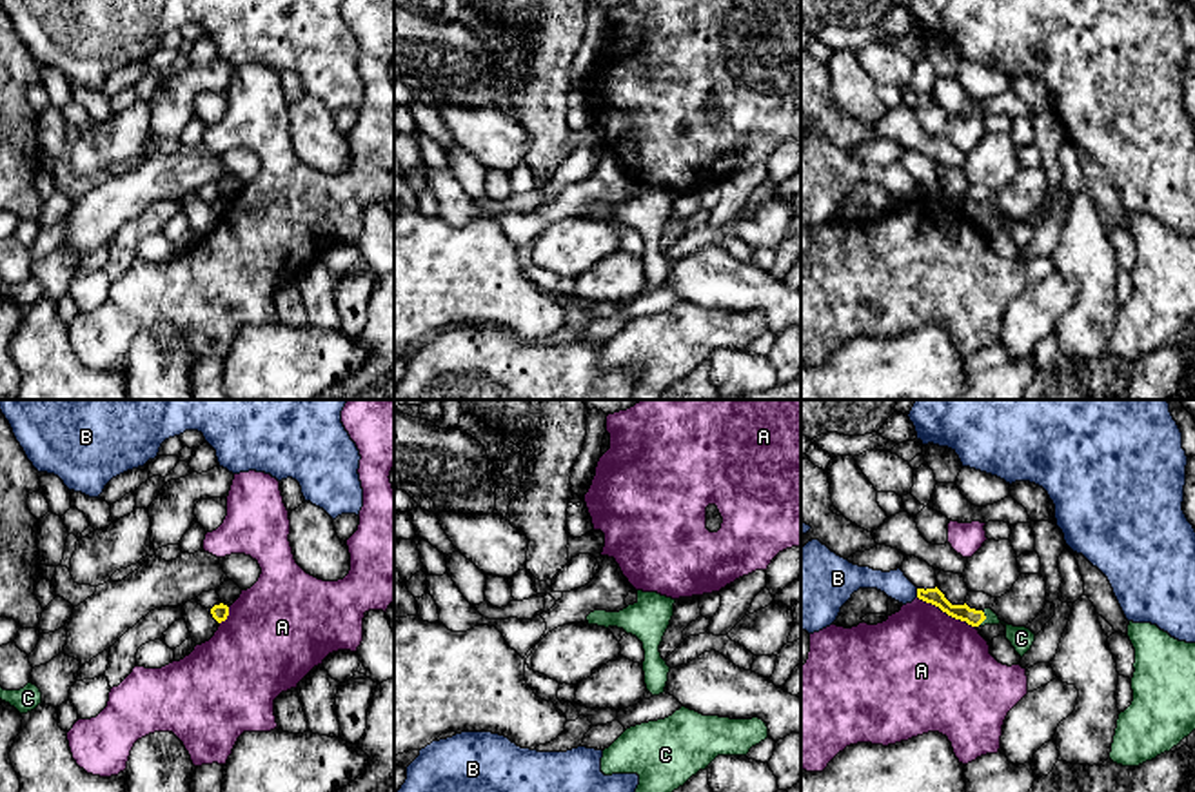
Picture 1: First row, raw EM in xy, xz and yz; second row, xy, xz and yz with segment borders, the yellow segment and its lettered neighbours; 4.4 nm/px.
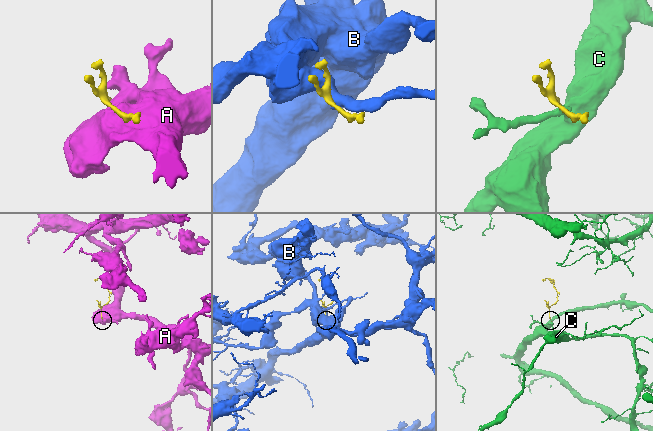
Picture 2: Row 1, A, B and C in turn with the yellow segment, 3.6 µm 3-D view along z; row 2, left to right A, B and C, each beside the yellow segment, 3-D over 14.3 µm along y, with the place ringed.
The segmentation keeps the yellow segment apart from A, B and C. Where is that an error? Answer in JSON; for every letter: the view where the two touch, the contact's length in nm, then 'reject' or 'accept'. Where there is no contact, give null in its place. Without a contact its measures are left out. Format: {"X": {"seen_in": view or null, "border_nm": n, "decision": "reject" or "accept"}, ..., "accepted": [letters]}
{"A": {"seen_in": "yz", "border_nm": 300, "decision": "reject"}, "B": {"seen_in": "yz", "border_nm": 40, "decision": "reject"}, "C": {"seen_in": "yz", "border_nm": 70, "decision": "accept"}, "accepted": ["C"]}

